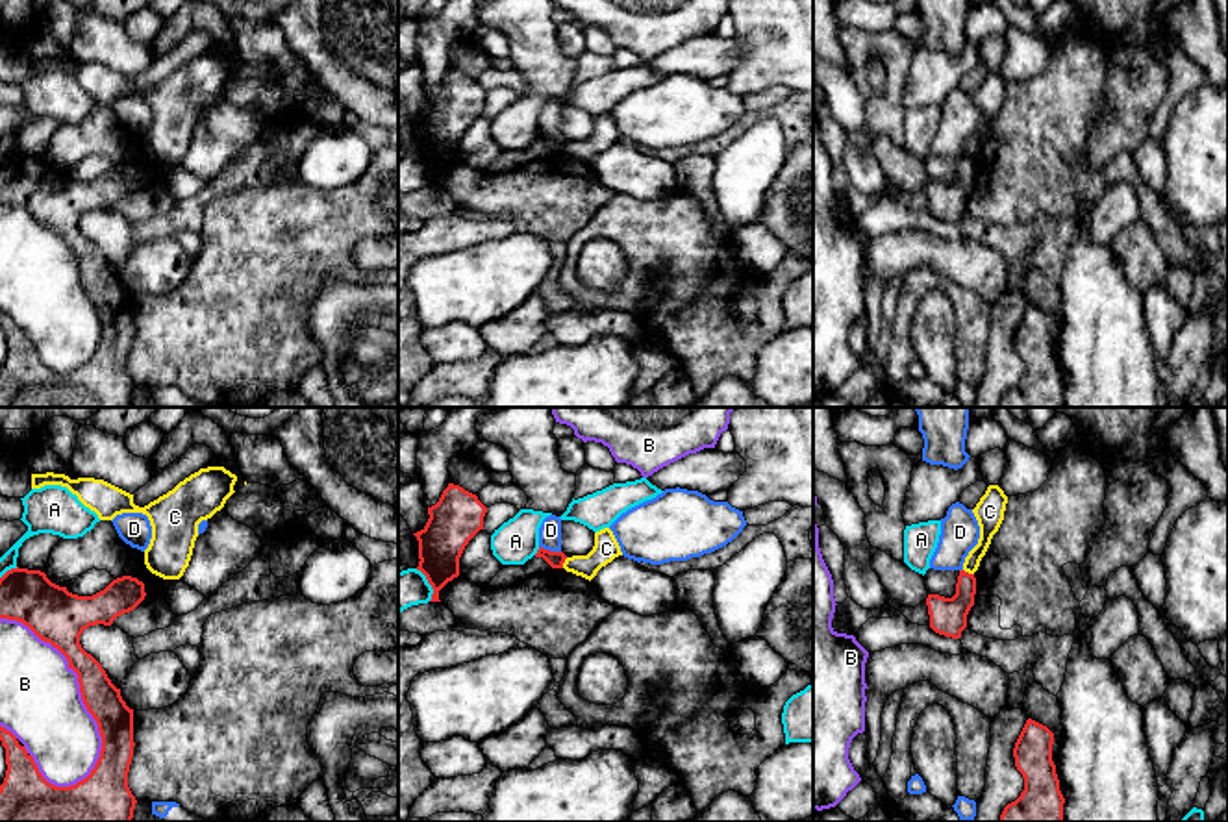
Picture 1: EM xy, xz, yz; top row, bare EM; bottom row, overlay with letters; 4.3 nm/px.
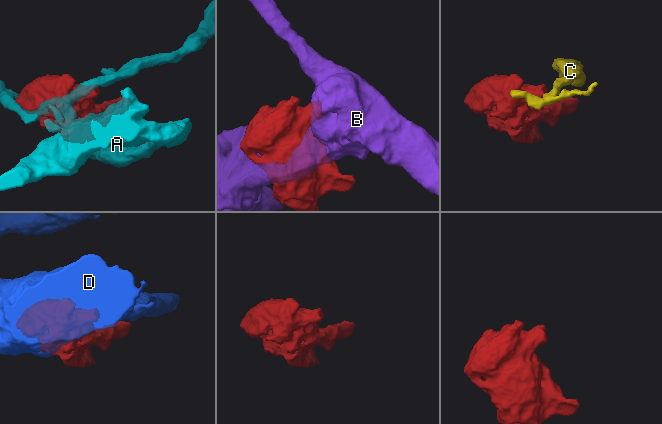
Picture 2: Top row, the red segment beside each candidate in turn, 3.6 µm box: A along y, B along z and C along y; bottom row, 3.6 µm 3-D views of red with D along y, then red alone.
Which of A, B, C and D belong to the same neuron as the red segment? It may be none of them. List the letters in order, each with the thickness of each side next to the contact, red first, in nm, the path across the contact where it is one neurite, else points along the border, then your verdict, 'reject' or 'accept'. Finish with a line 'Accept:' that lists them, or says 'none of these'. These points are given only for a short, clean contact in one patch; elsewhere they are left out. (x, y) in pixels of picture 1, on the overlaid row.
A: 70/190 nm | reject
B: 160/360 nm | reject
C: 70/110 nm | along xz (567, 558), (562, 567) | reject
D: 70/100 nm | reject
Accept: none of these

